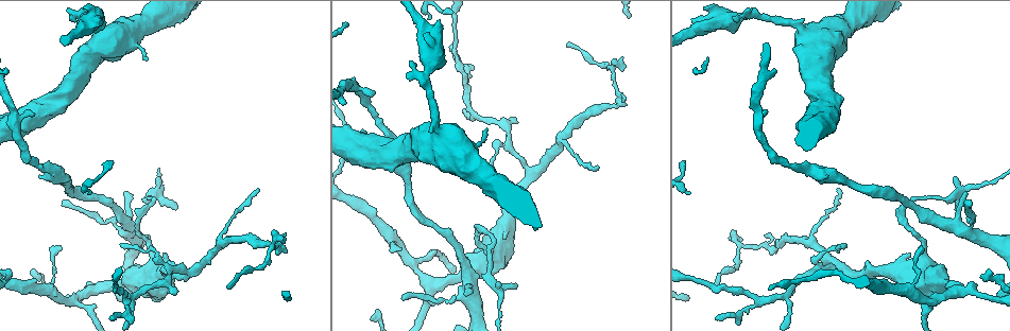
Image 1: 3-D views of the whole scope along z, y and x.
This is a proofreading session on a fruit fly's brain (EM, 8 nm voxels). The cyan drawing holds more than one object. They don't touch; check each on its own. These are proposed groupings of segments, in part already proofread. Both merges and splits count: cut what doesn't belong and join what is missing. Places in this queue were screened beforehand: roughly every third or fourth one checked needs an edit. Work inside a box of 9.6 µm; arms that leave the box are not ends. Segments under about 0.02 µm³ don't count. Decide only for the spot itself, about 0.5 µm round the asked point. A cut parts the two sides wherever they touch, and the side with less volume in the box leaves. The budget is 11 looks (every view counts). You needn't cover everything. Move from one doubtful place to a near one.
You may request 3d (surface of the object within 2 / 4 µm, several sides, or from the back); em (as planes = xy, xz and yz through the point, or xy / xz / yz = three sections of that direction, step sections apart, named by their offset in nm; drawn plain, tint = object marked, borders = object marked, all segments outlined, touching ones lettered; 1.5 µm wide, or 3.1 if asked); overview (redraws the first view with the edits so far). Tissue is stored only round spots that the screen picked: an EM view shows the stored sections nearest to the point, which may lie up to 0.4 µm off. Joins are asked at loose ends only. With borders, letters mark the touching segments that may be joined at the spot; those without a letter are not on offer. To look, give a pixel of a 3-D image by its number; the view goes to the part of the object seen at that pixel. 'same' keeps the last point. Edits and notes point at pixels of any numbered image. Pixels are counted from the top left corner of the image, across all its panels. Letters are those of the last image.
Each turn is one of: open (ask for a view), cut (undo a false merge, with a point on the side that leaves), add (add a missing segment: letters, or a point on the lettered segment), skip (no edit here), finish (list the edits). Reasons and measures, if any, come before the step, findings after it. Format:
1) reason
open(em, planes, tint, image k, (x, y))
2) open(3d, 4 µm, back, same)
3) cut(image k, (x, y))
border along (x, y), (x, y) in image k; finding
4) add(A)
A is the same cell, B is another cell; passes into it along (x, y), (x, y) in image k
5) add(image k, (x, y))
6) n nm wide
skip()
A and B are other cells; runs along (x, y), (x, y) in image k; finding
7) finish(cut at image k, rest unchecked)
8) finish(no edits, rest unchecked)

open(3d, 4 µm, image 1, (111, 317))

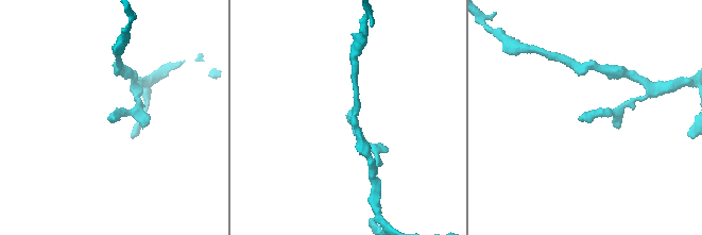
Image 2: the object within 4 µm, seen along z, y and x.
open(em, yz, step 8, tint, image 2, (350, 111))

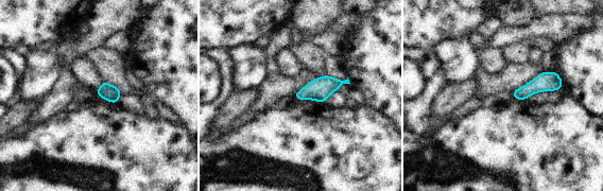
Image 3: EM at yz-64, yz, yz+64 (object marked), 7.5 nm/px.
another direction
open(em, planes, borders, same)

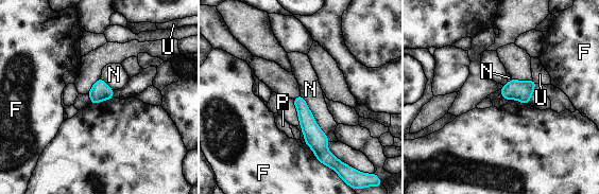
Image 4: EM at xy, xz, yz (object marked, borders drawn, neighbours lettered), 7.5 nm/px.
100 nm wide
skip()
F, N, P and U are other cells; border along (301, 94), (315, 123), (329, 141) in image 4; none of them fits

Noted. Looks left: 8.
sudden change in width
open(em, yz, step 4, borders, image 1, (840, 177))

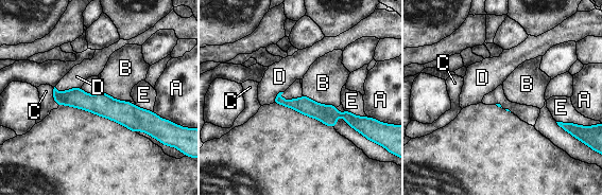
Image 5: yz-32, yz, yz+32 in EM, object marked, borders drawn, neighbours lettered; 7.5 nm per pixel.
skip()
A, B, C, D and E are other cells; runs along (55, 92), (127, 114), (151, 114) in image 5; one cell here

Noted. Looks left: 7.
free end
open(em, planes, tint, image 1, (127, 191))

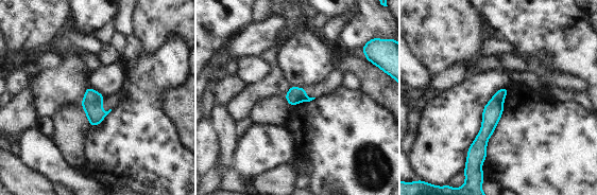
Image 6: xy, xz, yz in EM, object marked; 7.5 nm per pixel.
see the neighbours
open(em, planes, borders, same)

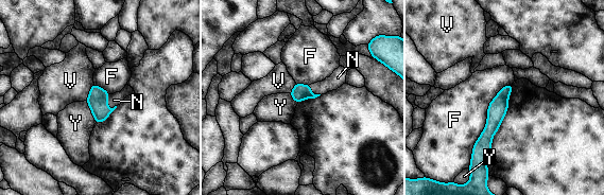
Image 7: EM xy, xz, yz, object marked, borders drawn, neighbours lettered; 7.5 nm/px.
add(N)
N is the same cell, F, V and Y are other cells; passes into it along (97, 100), (107, 102), (114, 100) in image 7; the cell continues

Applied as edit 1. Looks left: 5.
free end
open(em, planes, tint, image 1, (734, 17))

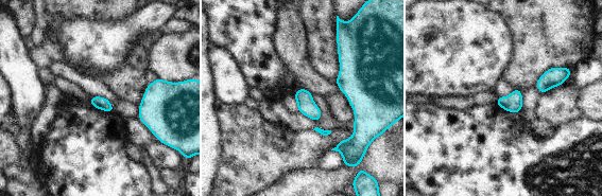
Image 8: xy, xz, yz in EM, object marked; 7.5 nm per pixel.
see the neighbours
open(em, planes, borders, same)

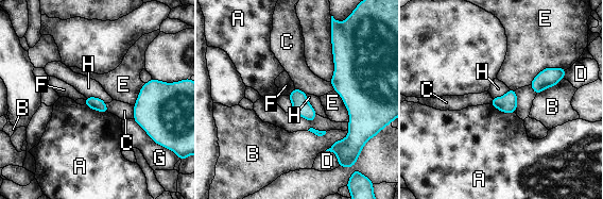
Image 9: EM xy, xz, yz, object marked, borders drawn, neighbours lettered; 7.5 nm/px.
skip()
A, B, C, D, E, F, G and H are other cells; border along (306, 94), (306, 100), (316, 113) in image 9; no lettered segment goes on from it

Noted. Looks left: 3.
finish(add at image 7, rest unchecked)

